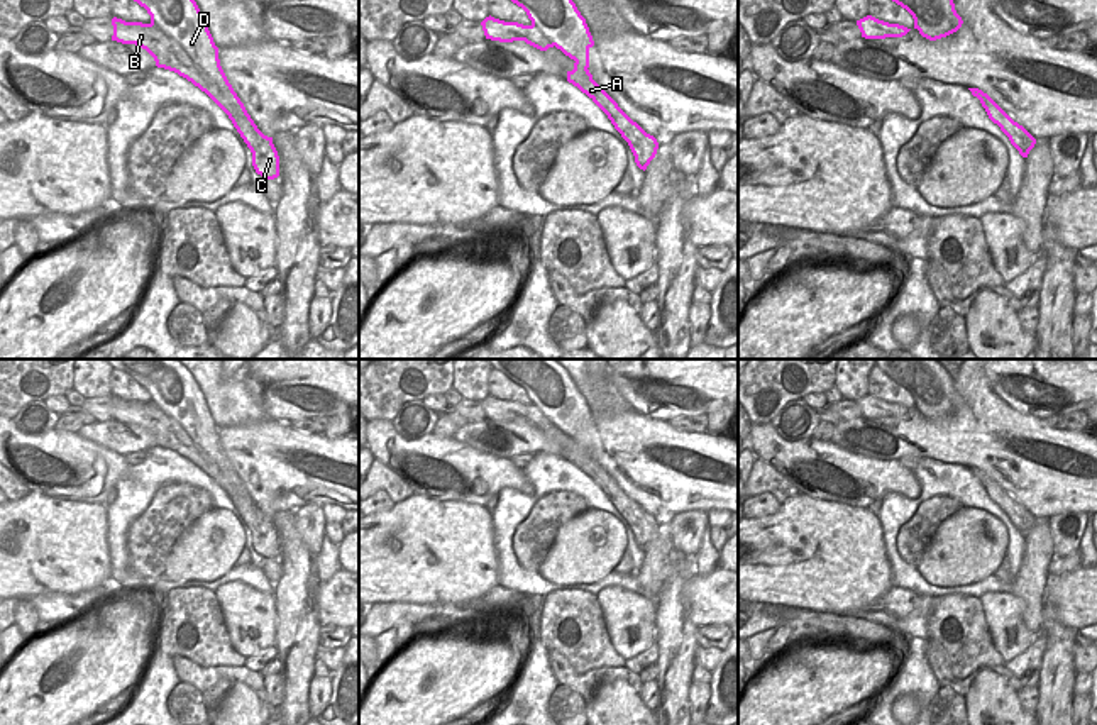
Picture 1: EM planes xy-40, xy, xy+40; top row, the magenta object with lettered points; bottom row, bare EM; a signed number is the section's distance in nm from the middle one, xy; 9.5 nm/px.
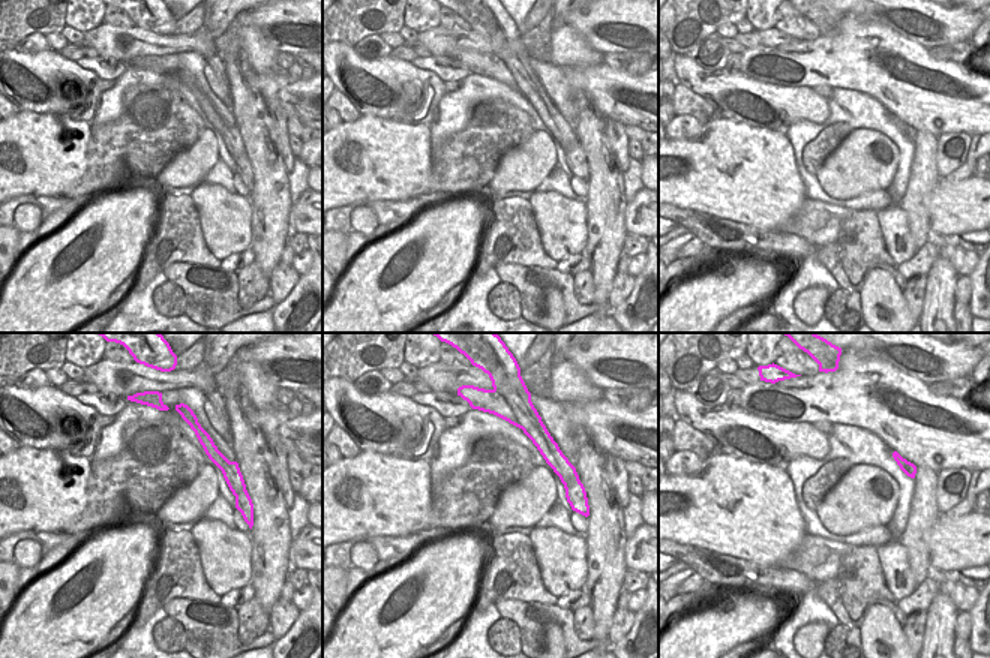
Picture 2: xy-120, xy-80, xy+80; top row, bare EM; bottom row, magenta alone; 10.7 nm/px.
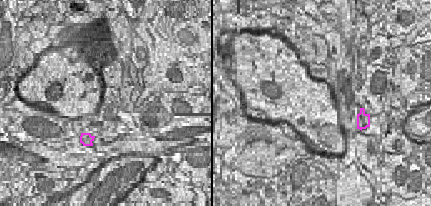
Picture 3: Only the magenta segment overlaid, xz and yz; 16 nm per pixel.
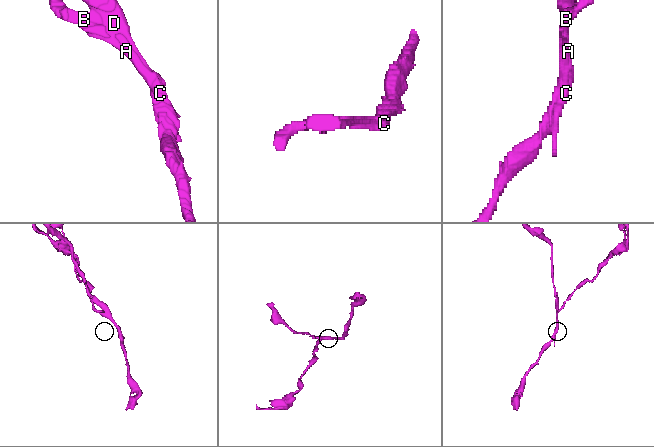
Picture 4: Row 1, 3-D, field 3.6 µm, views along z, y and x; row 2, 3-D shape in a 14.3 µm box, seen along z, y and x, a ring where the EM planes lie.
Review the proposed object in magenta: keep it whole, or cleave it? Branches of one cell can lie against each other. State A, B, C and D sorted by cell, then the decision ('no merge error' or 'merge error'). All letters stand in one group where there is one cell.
groups A B / C D; merge error

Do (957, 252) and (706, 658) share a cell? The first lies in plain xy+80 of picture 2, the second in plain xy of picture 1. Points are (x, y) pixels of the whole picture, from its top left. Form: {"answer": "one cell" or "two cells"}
{"answer": "one cell"}

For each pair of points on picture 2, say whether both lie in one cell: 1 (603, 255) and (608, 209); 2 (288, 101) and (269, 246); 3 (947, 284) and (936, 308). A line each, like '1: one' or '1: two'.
1: one
2: two
3: one

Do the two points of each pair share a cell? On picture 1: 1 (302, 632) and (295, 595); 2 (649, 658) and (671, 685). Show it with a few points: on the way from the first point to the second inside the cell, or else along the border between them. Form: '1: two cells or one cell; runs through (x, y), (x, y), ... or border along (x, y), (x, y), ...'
1: one cell; runs through (297, 624), (295, 603)
2: two cells; border along (655, 642), (657, 663)

